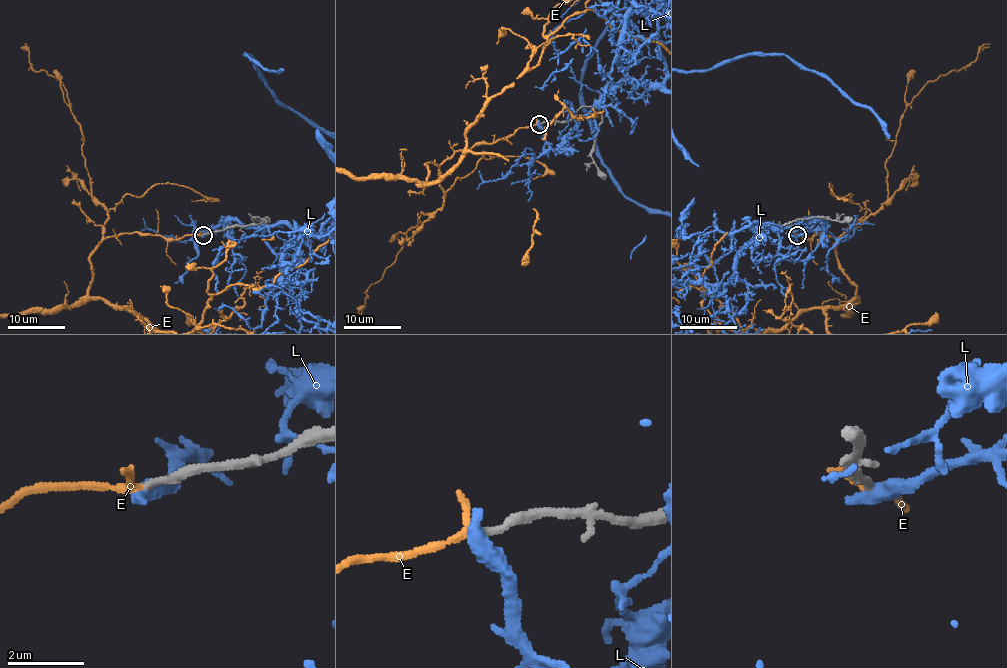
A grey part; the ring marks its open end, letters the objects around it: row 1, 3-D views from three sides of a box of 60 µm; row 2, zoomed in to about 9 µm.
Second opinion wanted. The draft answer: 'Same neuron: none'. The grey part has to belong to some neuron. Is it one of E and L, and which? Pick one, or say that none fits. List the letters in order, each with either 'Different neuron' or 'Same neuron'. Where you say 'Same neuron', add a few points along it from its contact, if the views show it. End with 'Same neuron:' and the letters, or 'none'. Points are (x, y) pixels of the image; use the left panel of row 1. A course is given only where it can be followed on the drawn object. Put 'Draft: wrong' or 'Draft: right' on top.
Draft: wrong
E: Same neuron
L: Different neuron
Same neuron: E

